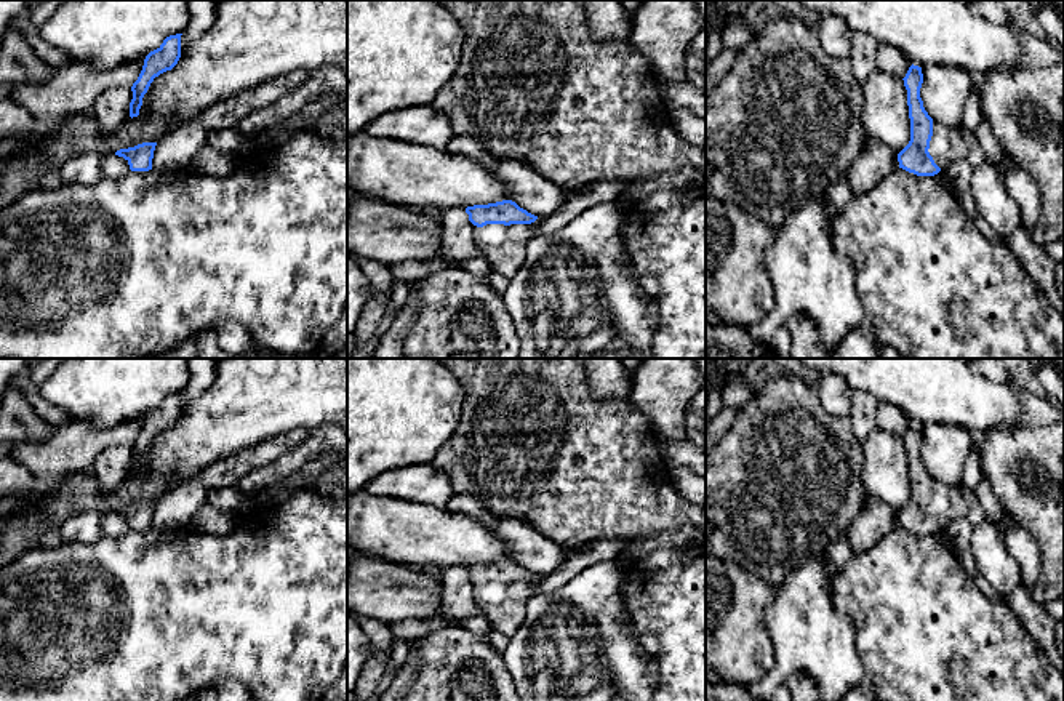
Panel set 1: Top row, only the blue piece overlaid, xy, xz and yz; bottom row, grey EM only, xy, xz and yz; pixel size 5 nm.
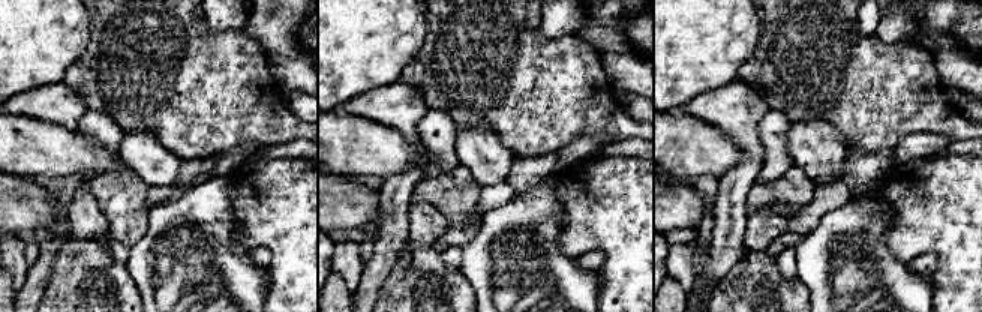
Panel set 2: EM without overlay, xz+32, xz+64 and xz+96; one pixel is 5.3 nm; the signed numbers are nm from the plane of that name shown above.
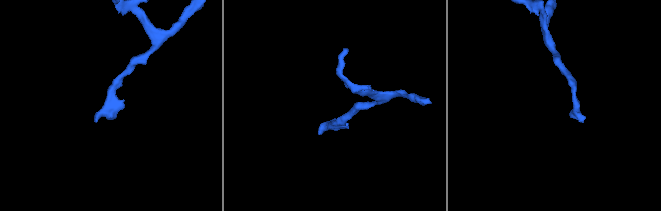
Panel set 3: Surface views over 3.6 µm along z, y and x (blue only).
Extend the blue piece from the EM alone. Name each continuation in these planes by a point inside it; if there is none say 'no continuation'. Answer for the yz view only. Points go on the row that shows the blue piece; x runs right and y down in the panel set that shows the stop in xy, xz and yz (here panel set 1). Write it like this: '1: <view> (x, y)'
1: yz (948, 144)

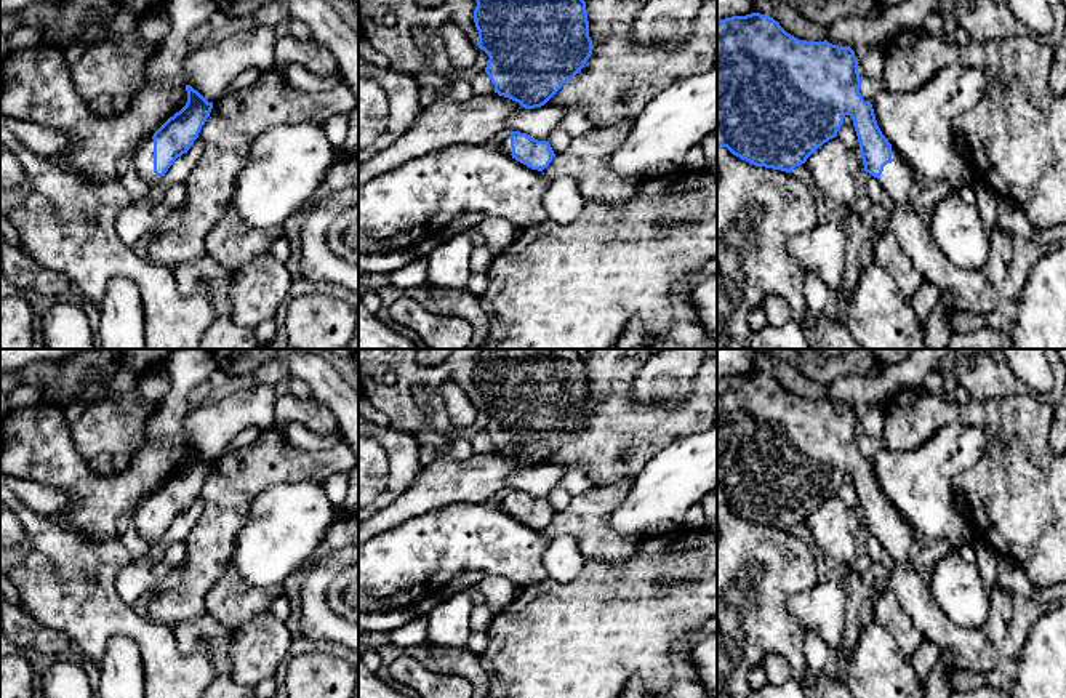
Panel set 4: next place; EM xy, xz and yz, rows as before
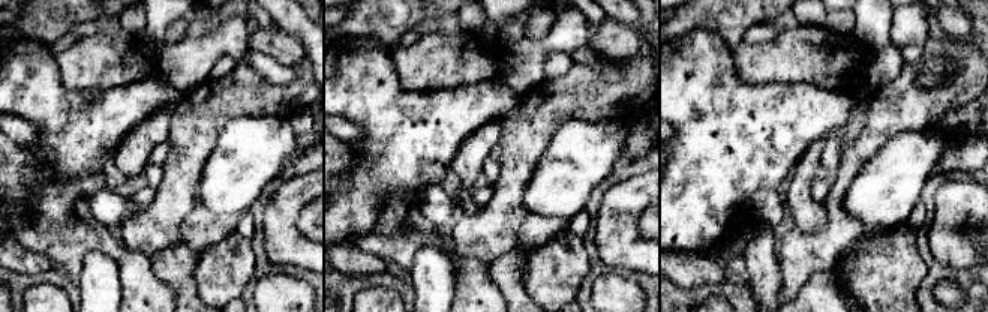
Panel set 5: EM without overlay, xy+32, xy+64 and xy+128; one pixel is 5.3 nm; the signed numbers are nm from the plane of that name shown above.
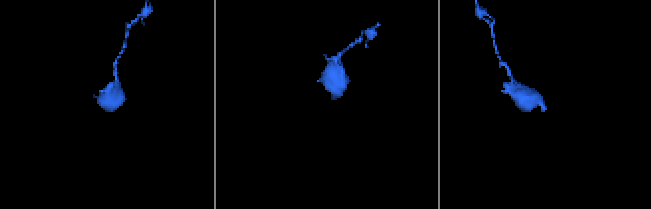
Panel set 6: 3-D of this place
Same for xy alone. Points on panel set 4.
1: xy (143, 157)

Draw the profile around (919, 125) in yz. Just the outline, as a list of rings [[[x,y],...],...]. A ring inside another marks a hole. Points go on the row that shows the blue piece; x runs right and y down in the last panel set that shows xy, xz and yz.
[[[951,66],[938,72],[916,91],[888,91],[882,86],[871,104],[882,134],[893,149],[909,163],[919,183],[949,183],[962,187],[968,183],[972,170],[954,149],[952,123],[962,112],[972,110],[983,101],[991,88],[991,75],[970,66]]]

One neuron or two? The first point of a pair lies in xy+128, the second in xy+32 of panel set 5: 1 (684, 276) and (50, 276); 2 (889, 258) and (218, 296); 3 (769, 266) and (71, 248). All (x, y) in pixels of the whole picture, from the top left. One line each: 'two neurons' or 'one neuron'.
1: two neurons
2: one neuron
3: two neurons

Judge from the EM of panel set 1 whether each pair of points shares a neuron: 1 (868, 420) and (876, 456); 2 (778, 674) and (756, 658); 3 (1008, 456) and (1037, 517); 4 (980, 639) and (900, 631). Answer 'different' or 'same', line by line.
1: different
2: different
3: same
4: same

